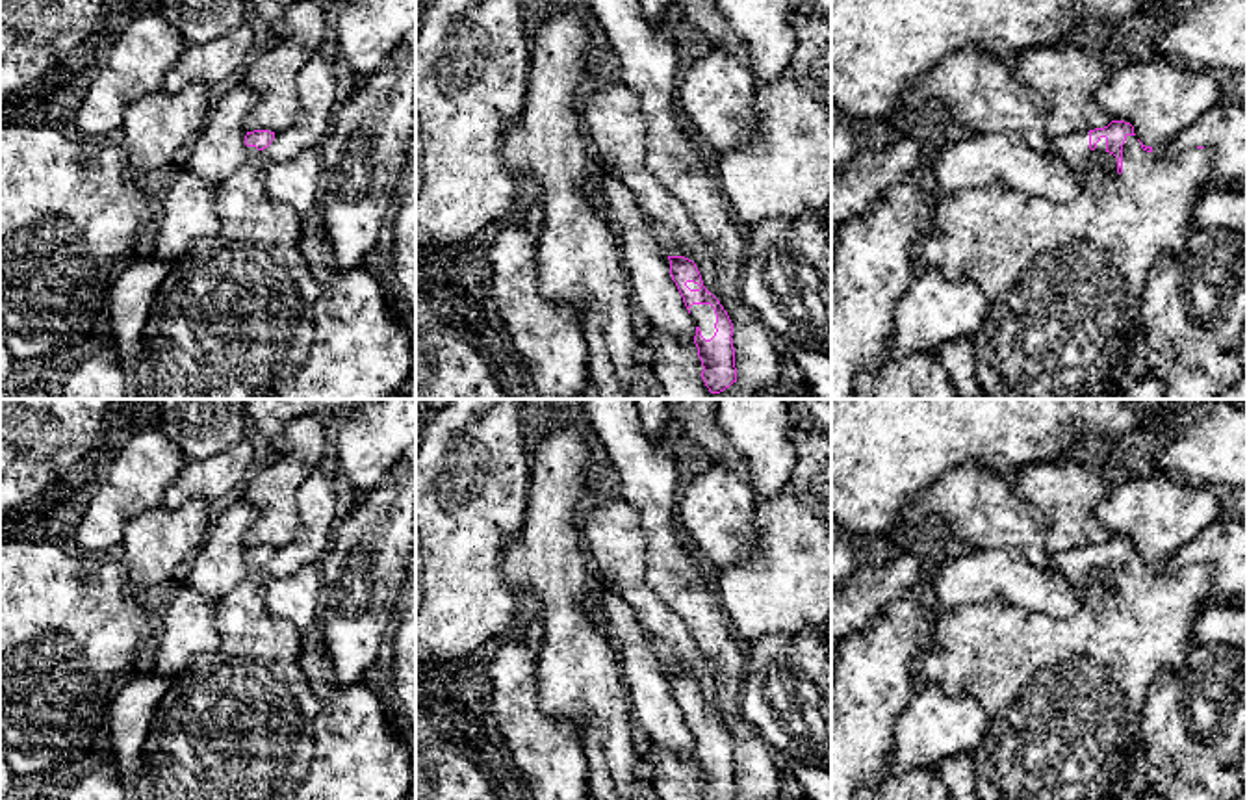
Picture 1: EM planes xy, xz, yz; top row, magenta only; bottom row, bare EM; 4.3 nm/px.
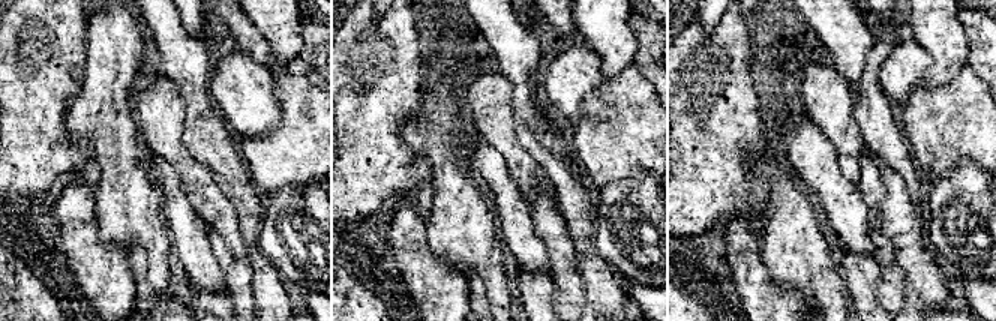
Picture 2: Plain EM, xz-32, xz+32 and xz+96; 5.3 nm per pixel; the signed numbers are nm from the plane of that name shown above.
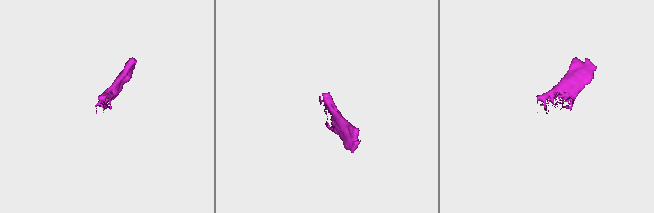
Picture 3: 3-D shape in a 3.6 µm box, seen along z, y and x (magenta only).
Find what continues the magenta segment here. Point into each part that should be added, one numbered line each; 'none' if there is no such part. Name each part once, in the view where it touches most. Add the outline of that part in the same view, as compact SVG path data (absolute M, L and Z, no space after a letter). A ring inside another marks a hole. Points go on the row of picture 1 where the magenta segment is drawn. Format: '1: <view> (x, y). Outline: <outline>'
1: yz (1064, 281). Outline: M1089 132L1052 135L1047 158L1060 160L1073 173L1082 176L1080 193L1067 202L1056 202L1041 195L1028 195L1004 184L991 184L989 187L972 187L956 191L950 197L932 204L926 219L919 225L917 239L909 247L915 265L939 269L945 278L967 277L989 299L989 312L983 325L972 334L978 381L987 399L1119 399L1138 381L1149 375L1147 366L1147 330L1141 317L1141 297L1147 288L1147 278L1158 260L1165 254L1184 249L1186 239L1193 232L1191 215L1197 200L1202 197L1204 182L1212 169L1212 152L1208 148L1188 148L1175 156L1165 152L1163 145L1152 147L1151 152L1141 148L1136 135L1126 135L1123 145L1123 173L1117 173L1117 158L1106 150L1106 137L1100 137L1097 148L1089 148Z

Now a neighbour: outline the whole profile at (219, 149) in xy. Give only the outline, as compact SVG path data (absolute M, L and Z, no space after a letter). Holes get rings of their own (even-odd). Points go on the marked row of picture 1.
M232 85L210 111L197 135L186 169L217 187L247 160L245 117L256 108L260 95L243 85Z

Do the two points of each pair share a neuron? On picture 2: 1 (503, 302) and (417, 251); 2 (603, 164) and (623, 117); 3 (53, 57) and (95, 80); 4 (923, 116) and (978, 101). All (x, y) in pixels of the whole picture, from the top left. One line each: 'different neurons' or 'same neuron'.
1: different neurons
2: same neuron
3: different neurons
4: same neuron

